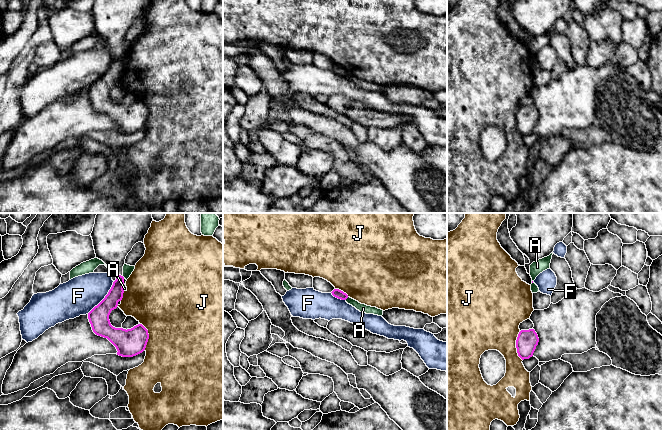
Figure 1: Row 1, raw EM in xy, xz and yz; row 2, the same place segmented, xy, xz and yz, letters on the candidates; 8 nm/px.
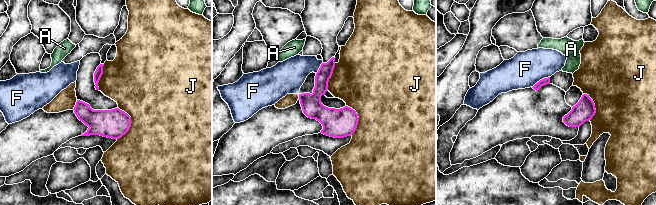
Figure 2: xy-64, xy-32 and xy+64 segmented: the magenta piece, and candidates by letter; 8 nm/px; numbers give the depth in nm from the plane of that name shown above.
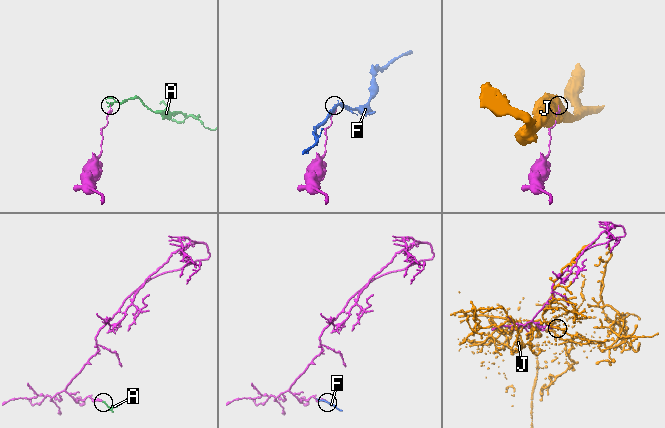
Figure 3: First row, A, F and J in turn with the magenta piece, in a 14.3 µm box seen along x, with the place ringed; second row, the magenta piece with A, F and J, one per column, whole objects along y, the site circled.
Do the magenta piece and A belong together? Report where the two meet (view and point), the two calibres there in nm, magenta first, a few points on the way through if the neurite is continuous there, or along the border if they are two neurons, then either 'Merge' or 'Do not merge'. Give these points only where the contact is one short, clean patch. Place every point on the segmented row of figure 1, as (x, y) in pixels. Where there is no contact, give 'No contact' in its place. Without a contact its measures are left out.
Touches magenta at xz (346, 298). Thickness 70 nm (magenta) against 70 nm. Boundary: xz (348, 297), (345, 299). Do not merge

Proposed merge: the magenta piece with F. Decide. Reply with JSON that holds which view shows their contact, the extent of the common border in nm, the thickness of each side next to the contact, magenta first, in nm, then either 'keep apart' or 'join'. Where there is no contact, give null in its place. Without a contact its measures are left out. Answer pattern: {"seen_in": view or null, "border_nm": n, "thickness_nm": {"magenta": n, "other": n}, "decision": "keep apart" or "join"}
{"seen_in": "xy", "border_nm": 340, "thickness_nm": {"magenta": 160, "other": 300}, "decision": "keep apart"}

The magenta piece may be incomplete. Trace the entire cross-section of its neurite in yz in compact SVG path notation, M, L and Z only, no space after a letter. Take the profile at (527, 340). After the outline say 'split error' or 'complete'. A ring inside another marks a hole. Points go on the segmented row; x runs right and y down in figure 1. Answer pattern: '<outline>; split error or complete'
M534 329L521 330L516 340L518 356L524 360L533 356L539 338Z; complete

